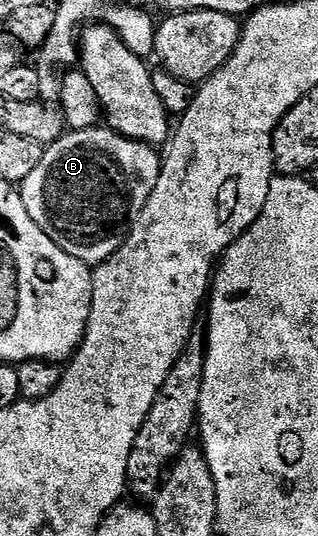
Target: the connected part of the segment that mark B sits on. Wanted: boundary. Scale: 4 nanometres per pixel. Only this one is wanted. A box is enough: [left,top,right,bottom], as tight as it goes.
[18,127,161,262]

